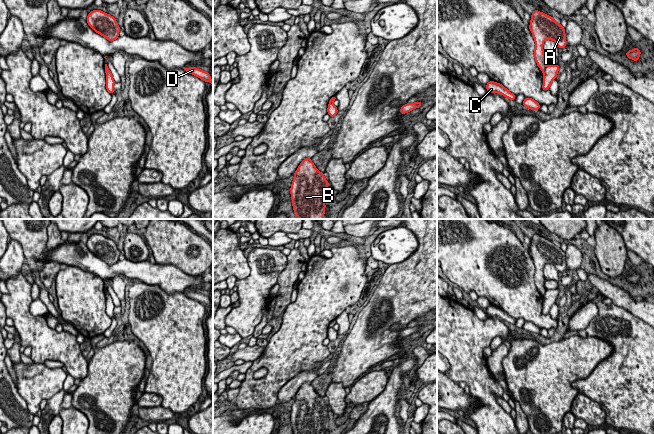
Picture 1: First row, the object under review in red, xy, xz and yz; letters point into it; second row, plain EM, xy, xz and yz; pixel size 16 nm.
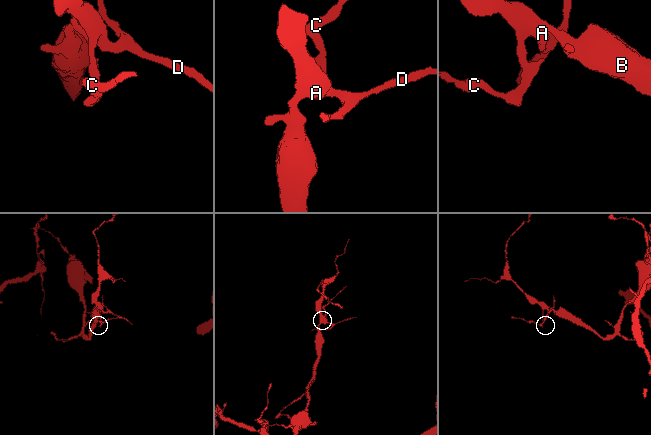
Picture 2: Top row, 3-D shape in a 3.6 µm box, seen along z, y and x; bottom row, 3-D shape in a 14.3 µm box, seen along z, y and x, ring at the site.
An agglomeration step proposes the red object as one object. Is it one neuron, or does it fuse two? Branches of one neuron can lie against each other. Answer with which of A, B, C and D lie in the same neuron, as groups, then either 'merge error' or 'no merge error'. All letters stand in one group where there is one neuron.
A B D / C | merge error

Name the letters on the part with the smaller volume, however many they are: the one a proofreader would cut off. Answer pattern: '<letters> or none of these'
C

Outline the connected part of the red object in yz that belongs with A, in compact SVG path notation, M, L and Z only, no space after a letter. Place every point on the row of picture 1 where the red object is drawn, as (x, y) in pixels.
M535 9L531 15L529 29L535 41L534 58L537 66L543 72L546 67L543 51L544 41L553 40L558 48L566 47L565 28L557 23L552 16Z

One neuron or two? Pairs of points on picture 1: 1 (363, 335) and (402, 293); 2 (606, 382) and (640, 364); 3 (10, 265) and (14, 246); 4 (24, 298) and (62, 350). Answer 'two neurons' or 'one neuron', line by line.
1: one neuron
2: one neuron
3: one neuron
4: one neuron

